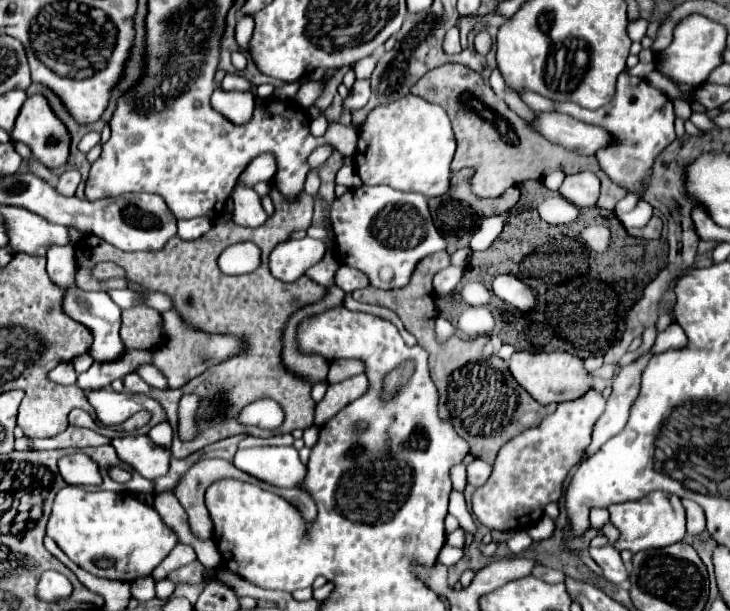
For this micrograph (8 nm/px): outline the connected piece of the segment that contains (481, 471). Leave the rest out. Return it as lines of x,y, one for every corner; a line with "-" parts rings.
474,458
466,468
468,468
468,484
472,486
482,486
492,472
492,466
480,458

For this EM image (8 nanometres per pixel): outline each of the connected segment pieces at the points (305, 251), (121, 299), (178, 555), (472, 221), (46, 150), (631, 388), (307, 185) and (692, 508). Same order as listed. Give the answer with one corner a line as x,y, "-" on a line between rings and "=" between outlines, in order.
306,236
278,244
270,254
270,270
282,282
296,282
308,268
319,262
326,252
322,240
=
108,290
110,298
124,310
124,308
132,308
138,302
138,294
132,290
=
178,544
178,546
168,554
168,558
164,558
164,560
160,562
160,566
152,572
152,578
154,578
154,580
162,580
162,578
166,578
166,574
170,574
172,570
176,570
176,568
180,568
180,566
186,566
186,564
190,564
190,562
194,562
194,560
196,560
194,550
192,550
190,546
=
464,168
464,170
458,170
452,174
452,186
450,190
444,194
444,196
438,196
438,198
430,198
430,210
432,210
432,218
434,218
434,224
436,228
440,230
440,234
446,238
448,242
448,248
446,252
448,254
454,254
456,250
460,248
466,248
470,244
470,238
474,234
474,230
482,224
484,218
488,216
496,216
496,214
502,214
506,212
508,208
512,208
516,202
518,202
518,196
520,196
520,190
514,186
514,188
508,188
502,196
498,198
478,198
474,192
472,192
472,186
470,186
470,178
474,176
474,170
472,168
=
40,94
36,96
30,96
24,102
18,118
16,118
16,124
14,124
14,130
12,130
12,136
14,140
18,142
24,142
32,148
34,156
36,158
42,158
42,164
46,168
58,168
62,166
66,160
68,160
68,148
70,148
70,134
66,130
66,126
54,116
54,112
50,110
46,98
42,98
=
650,348
640,358
636,358
632,364
622,366
620,372
614,376
612,394
606,402
604,414
598,418
598,422
594,426
594,436
592,436
592,442
586,450
586,456
592,456
606,440
610,440
612,436
616,436
618,432
624,430
628,416
630,416
630,408
640,392
642,372
652,356
654,356
654,352
=
310,170
308,172
308,178
306,178
306,182
304,182
304,190
310,194
310,196
314,196
316,198
316,194
318,194
318,170
=
682,500
682,504
684,504
684,510
686,510
686,530
688,530
688,534
700,534
700,530
706,528
704,510
692,500

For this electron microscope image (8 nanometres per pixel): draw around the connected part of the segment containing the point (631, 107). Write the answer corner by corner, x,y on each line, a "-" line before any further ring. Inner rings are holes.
626,72
618,76
618,88
614,100
602,106
600,110
586,110
582,106
576,106
574,102
558,102
556,112
568,114
586,124
600,126
612,136
612,142
600,148
594,156
604,174
612,182
634,194
636,190
640,190
640,182
650,174
656,154
660,154
660,150
664,150
664,146
668,146
676,138
674,132
676,114
672,102
662,92
652,88
644,78
636,78

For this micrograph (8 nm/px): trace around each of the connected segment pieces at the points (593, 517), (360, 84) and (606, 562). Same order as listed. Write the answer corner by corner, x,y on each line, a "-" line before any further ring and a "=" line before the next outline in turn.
592,508
590,510
590,524
592,528
600,530
608,522
608,510
606,508
=
356,80
354,86
350,88
348,98
342,100
342,106
352,112
352,110
364,108
368,100
370,100
370,80
=
614,546
604,548
590,548
590,556
596,560
596,564
604,570
604,578
612,584
622,584
628,578
628,570
620,558
620,552

